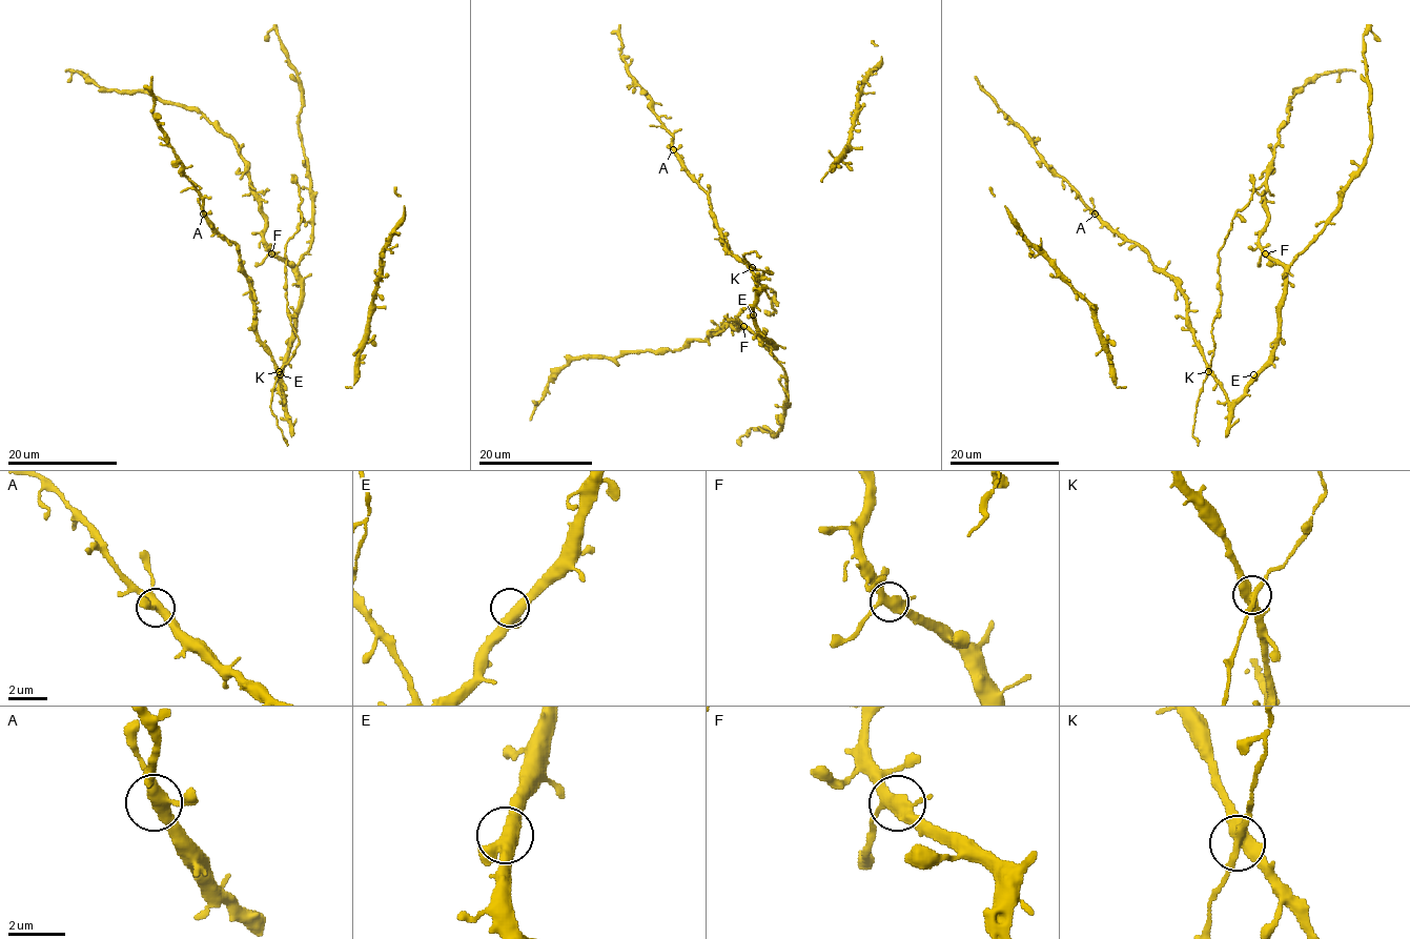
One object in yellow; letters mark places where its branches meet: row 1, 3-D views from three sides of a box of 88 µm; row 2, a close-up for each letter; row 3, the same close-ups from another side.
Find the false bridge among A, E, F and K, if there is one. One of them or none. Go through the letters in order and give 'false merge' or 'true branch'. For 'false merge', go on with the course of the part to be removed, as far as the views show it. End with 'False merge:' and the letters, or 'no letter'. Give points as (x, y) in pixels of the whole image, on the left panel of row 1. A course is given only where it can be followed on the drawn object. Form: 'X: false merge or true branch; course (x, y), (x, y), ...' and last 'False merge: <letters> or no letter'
A: true branch
E: true branch
F: true branch
K: true branch
False merge: no letter

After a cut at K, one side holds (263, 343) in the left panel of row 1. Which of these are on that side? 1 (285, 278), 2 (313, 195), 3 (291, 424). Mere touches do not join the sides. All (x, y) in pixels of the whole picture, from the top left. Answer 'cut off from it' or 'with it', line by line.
1: cut off from it
2: with it
3: with it

